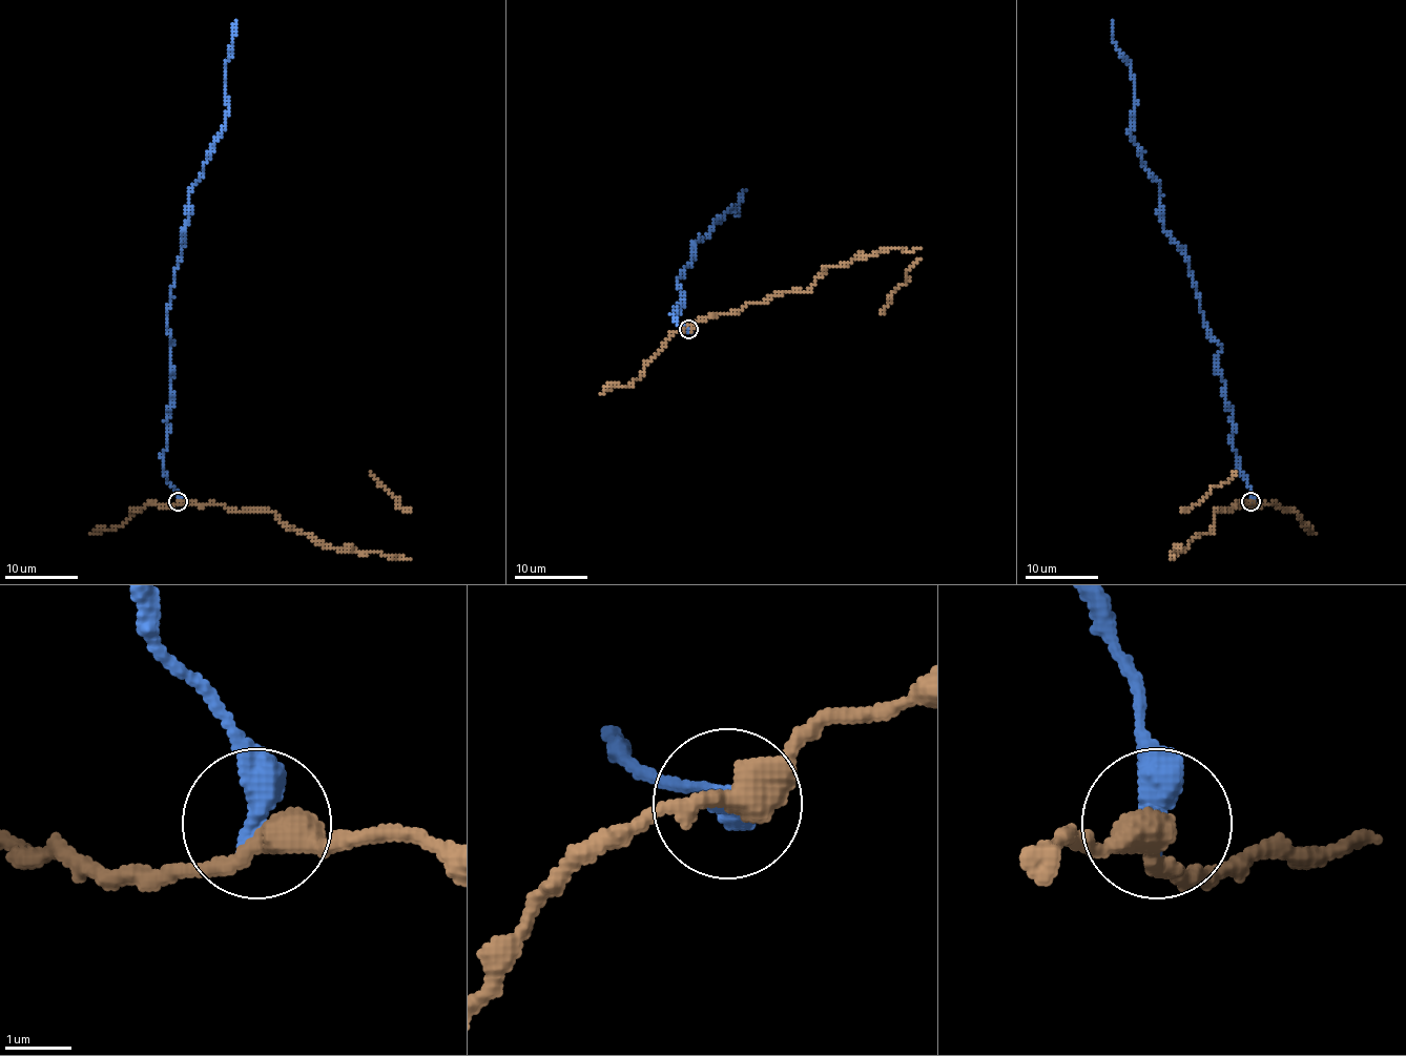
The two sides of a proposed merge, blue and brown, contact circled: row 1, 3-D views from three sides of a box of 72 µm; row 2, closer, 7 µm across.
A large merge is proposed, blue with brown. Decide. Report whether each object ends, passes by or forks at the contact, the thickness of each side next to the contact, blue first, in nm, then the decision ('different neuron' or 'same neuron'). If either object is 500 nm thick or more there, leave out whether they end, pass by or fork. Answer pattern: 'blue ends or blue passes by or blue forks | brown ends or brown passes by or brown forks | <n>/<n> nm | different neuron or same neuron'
500/440 nm | different neuron

